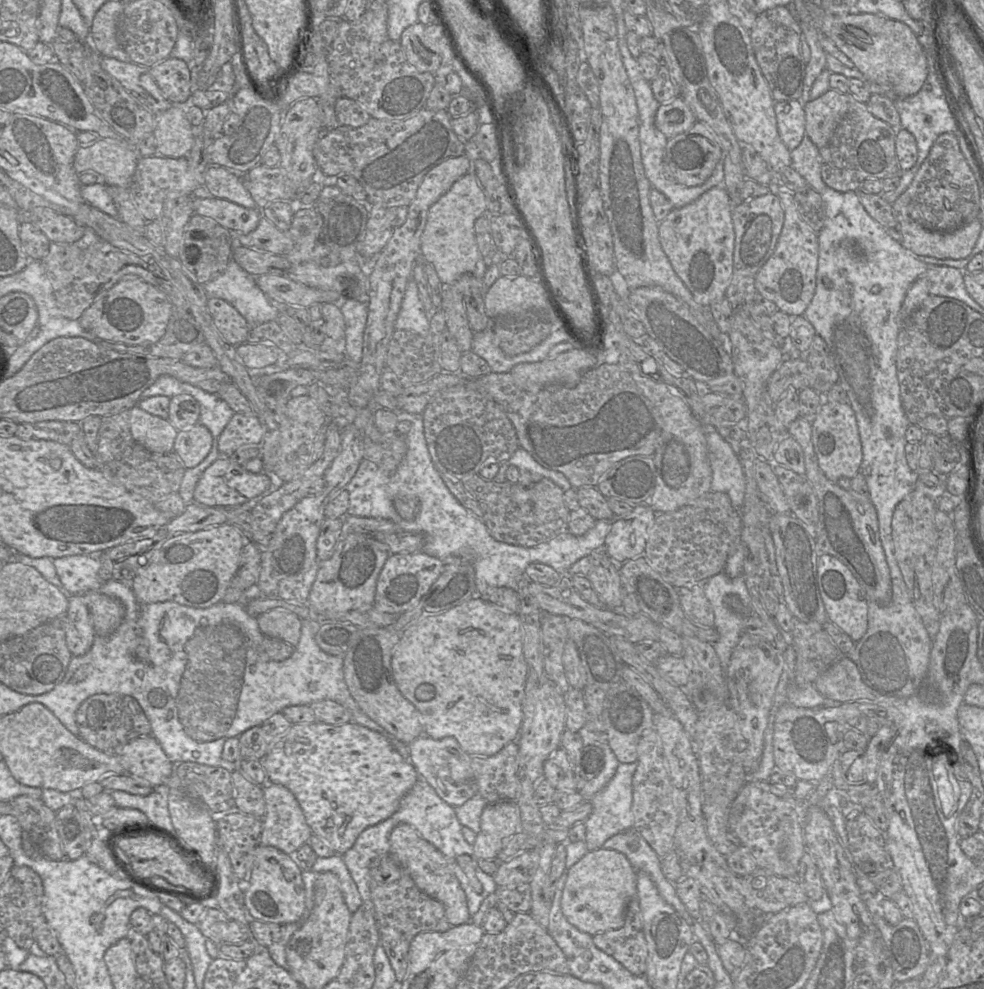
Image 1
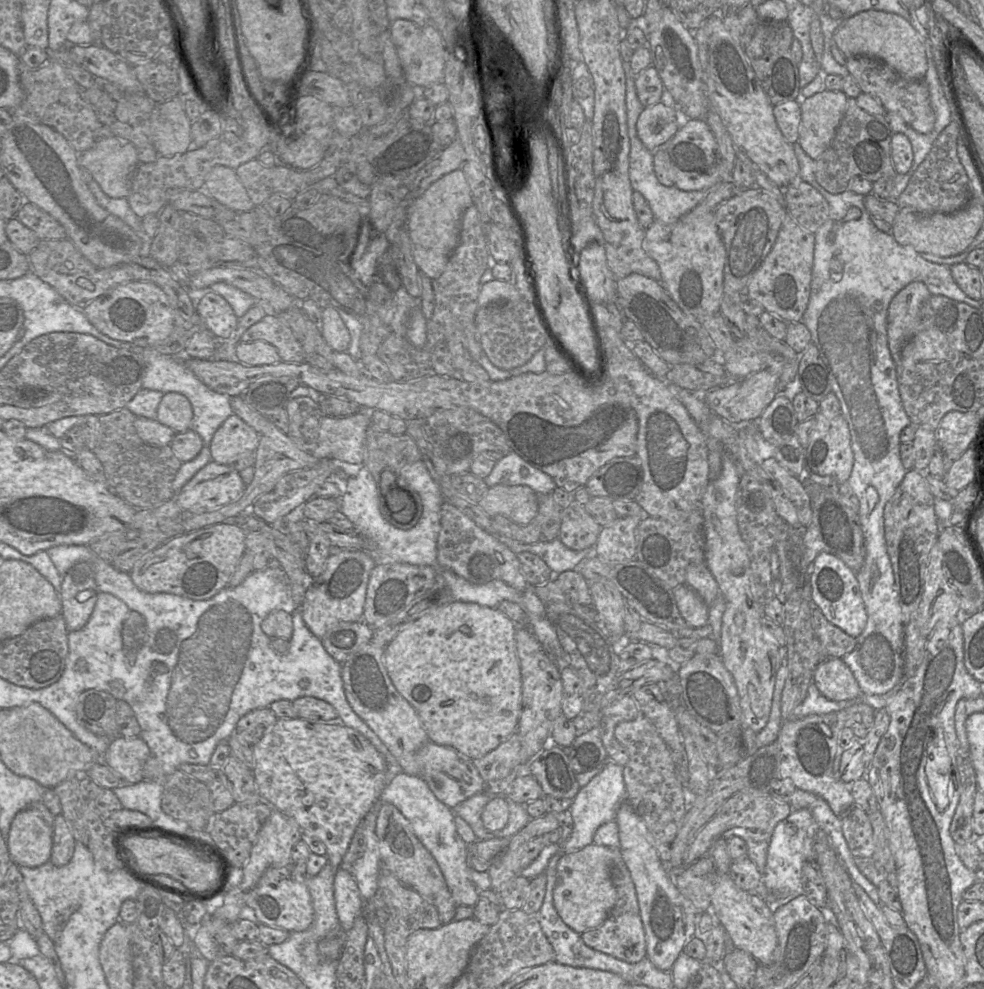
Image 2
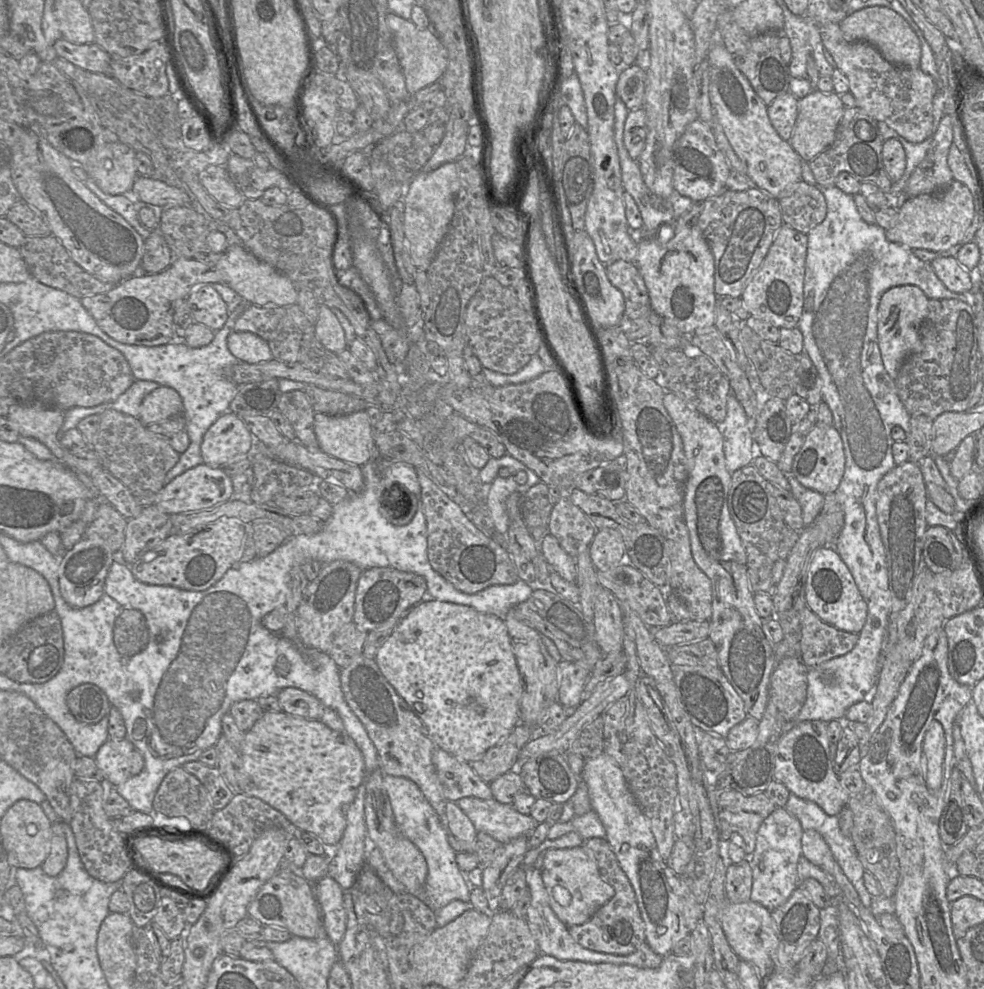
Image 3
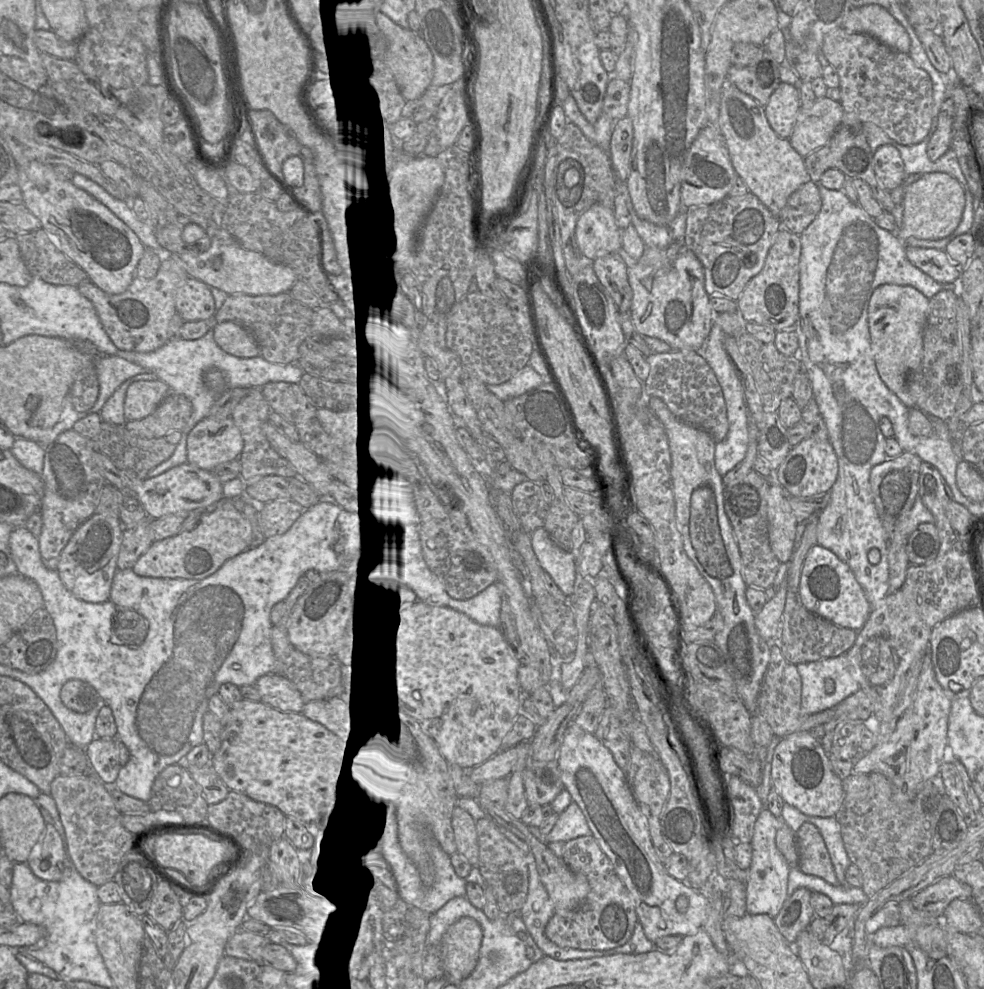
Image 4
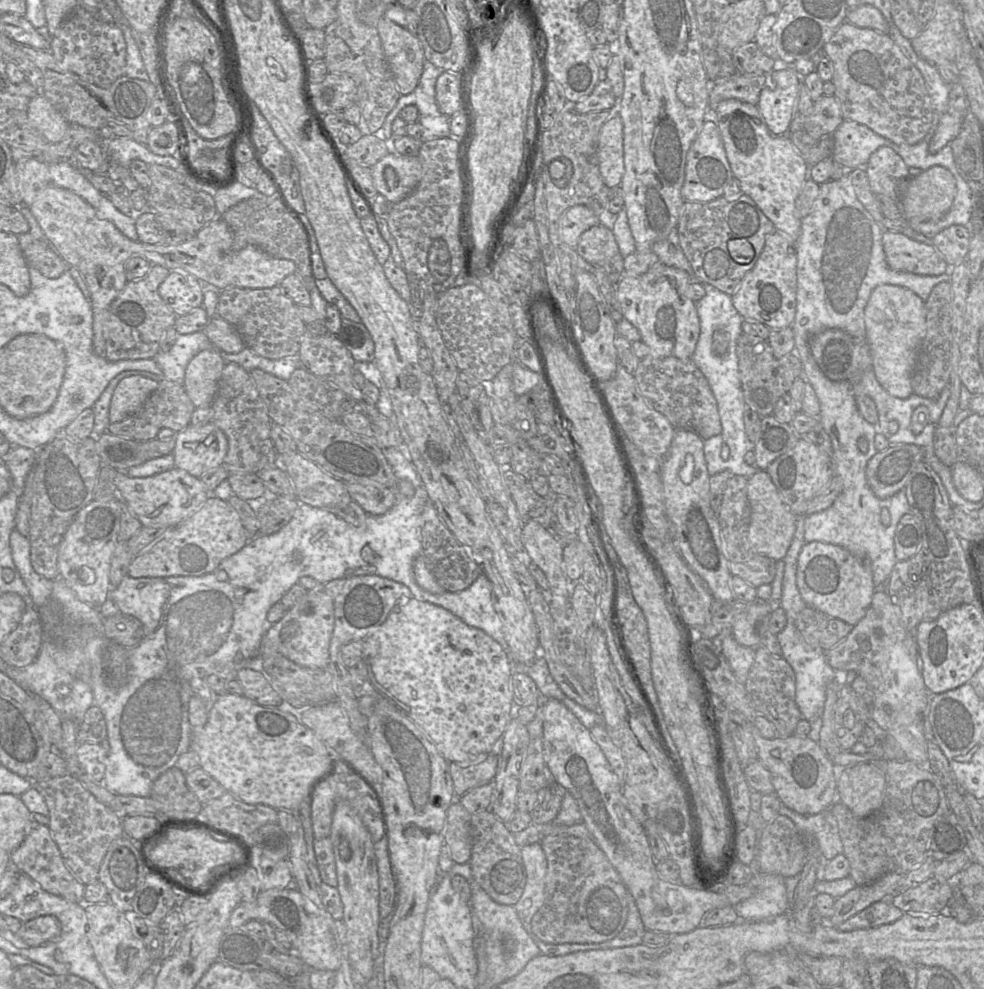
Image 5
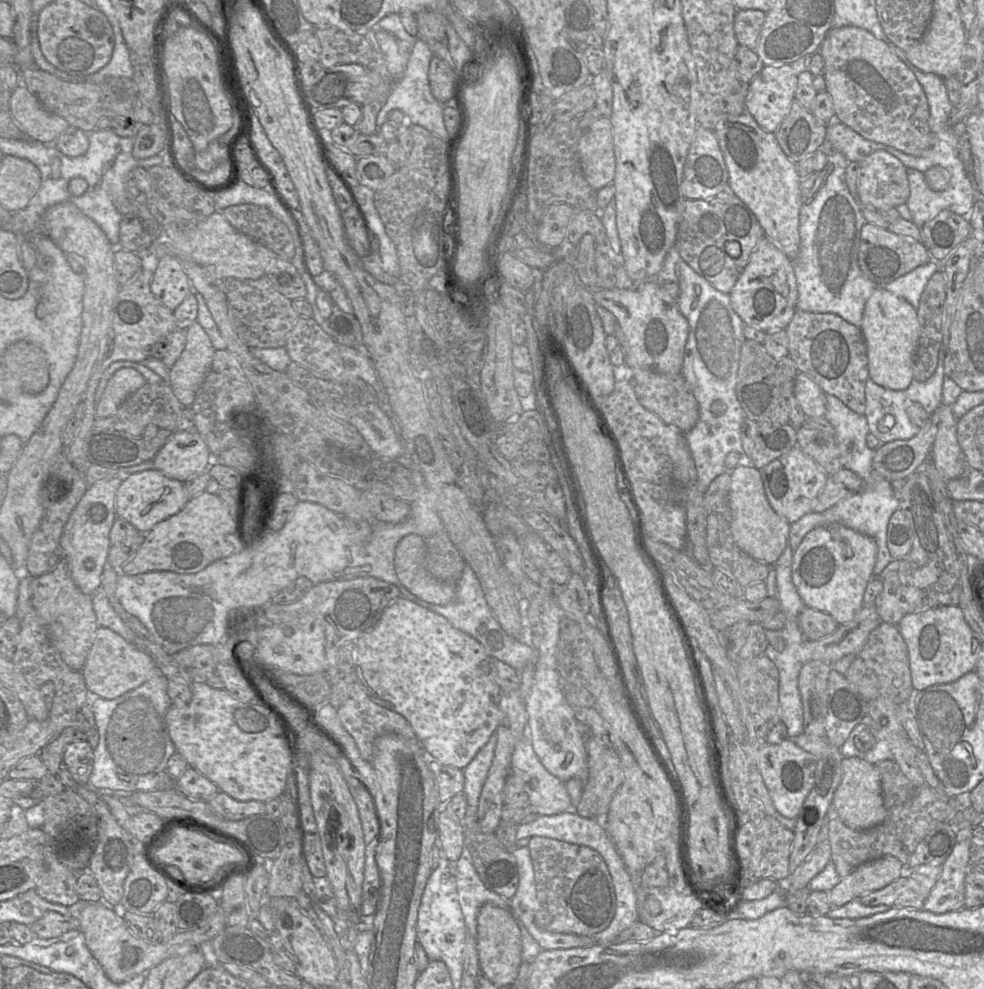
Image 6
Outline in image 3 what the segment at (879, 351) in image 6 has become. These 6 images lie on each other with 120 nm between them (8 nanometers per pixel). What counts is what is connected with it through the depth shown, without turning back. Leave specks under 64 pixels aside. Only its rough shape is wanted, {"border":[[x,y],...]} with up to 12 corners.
{"border":[[892,287],[878,306],[883,365],[896,379],[923,349],[929,298]]}

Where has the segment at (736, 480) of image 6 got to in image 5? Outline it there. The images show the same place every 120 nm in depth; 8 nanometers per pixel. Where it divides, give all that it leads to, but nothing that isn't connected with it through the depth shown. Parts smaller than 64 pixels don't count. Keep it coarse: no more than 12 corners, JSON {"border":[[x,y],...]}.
{"border":[[765,470],[748,478],[748,540],[783,560],[795,516]]}

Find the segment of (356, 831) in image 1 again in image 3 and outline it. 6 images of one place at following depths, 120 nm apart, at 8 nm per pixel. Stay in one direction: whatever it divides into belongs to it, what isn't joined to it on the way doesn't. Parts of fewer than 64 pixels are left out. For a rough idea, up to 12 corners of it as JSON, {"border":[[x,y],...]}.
{"border":[[264,711],[238,791],[338,846],[367,777],[345,730]]}

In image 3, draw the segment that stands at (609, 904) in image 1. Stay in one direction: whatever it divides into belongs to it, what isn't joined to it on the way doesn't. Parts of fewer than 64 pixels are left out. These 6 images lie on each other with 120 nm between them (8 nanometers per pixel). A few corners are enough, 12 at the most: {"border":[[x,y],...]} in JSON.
{"border":[[582,845],[543,853],[549,904],[581,925],[614,896]]}

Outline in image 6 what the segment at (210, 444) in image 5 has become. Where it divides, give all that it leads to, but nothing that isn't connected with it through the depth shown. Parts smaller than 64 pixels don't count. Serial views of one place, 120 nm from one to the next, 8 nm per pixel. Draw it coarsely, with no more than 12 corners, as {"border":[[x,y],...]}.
{"border":[[174,431],[153,469],[185,482],[213,456],[196,431]]}

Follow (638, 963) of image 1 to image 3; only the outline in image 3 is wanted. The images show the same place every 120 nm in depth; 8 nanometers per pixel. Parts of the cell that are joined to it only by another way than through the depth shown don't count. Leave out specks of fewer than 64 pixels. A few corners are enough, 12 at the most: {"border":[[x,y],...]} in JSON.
{"border":[[605,838],[584,840],[615,893],[587,922],[578,944],[622,956],[646,941],[633,887]]}

